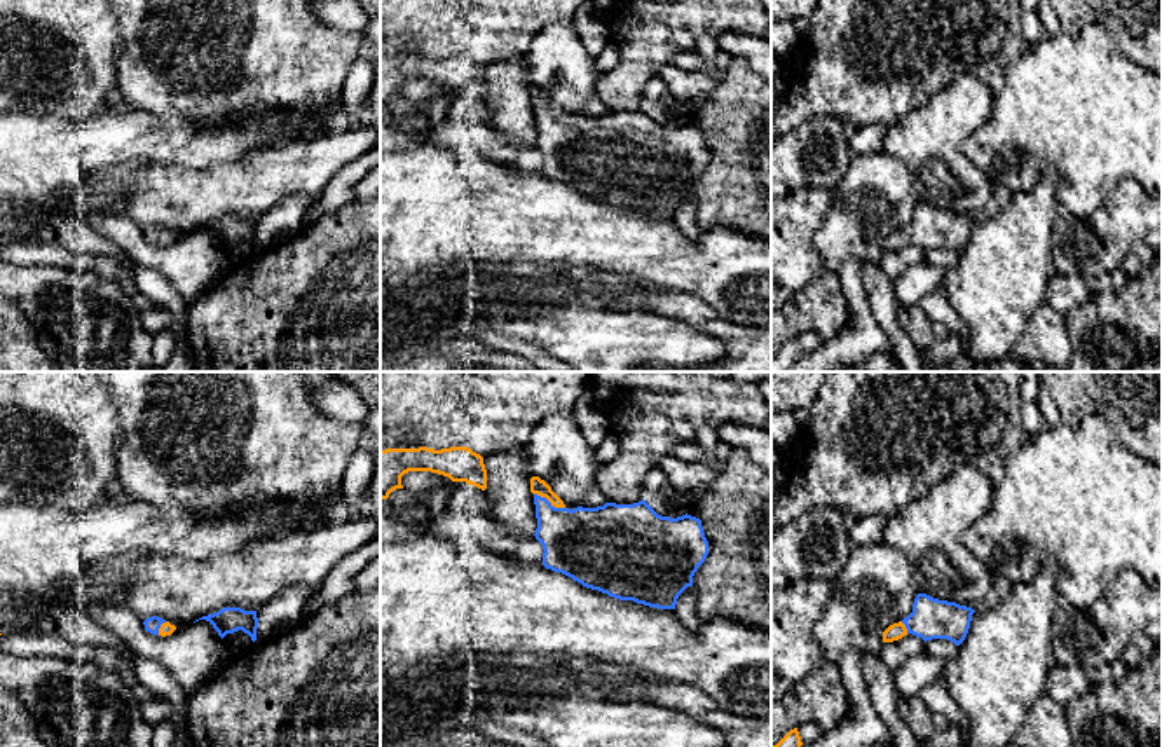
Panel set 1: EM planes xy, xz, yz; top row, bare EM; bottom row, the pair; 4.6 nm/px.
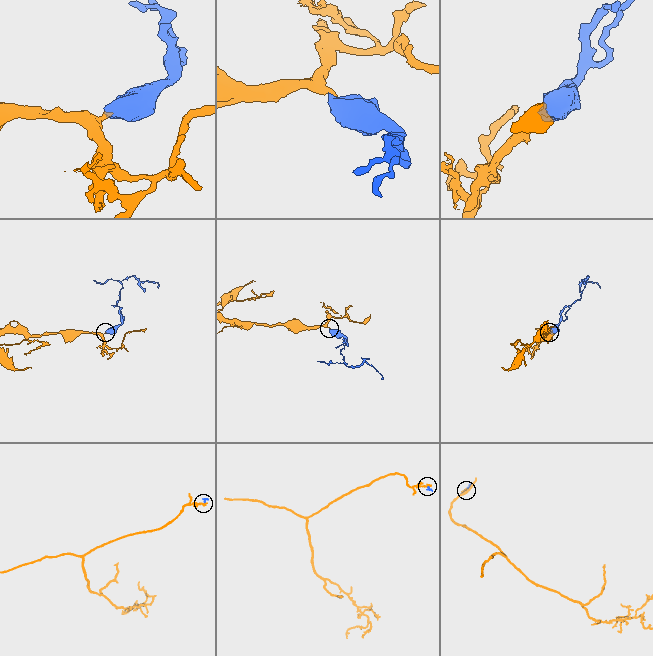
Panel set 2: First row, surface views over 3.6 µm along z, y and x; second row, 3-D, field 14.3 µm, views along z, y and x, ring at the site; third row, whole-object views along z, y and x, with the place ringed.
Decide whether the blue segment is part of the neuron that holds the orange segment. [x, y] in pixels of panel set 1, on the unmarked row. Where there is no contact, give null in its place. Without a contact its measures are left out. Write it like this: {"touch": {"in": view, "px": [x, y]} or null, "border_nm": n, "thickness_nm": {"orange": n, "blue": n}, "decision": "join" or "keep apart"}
{"touch": {"in": "xz", "px": [550, 110]}, "border_nm": 160, "thickness_nm": {"orange": 70, "blue": 340}, "decision": "join"}

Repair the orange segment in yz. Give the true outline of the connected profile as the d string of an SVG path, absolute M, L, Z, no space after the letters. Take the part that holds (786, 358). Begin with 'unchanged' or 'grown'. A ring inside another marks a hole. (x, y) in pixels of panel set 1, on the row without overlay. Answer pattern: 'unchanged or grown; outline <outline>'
unchanged; outline M797 337L790 339L776 354L771 356L771 372L790 372L803 351Z

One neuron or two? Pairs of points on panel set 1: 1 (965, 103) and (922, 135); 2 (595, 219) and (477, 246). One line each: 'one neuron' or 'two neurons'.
1: one neuron
2: one neuron

